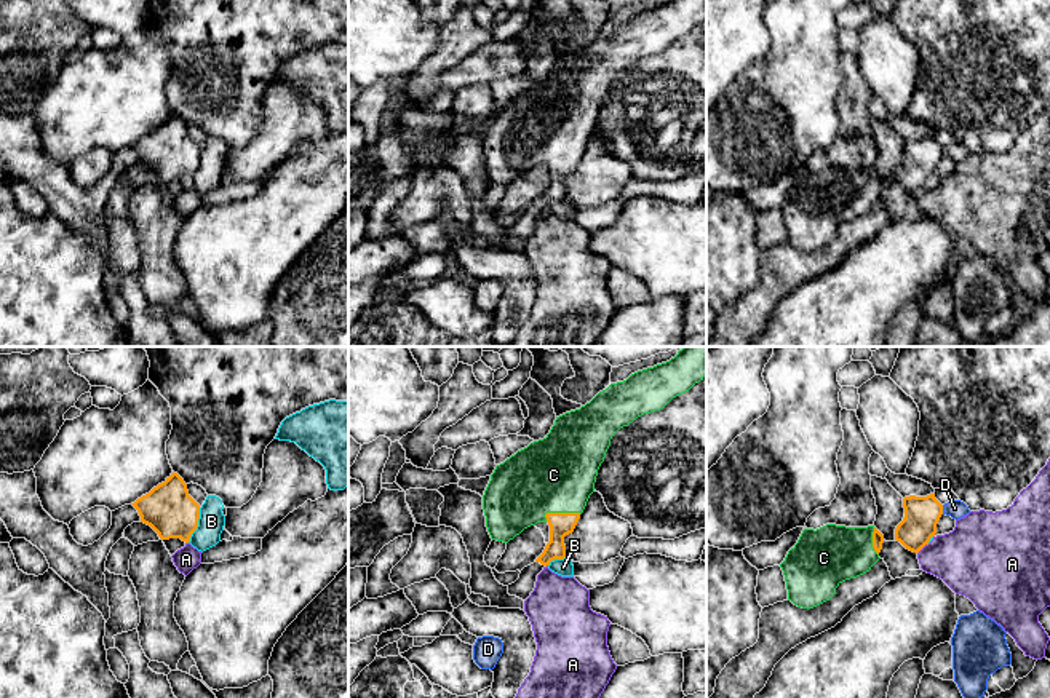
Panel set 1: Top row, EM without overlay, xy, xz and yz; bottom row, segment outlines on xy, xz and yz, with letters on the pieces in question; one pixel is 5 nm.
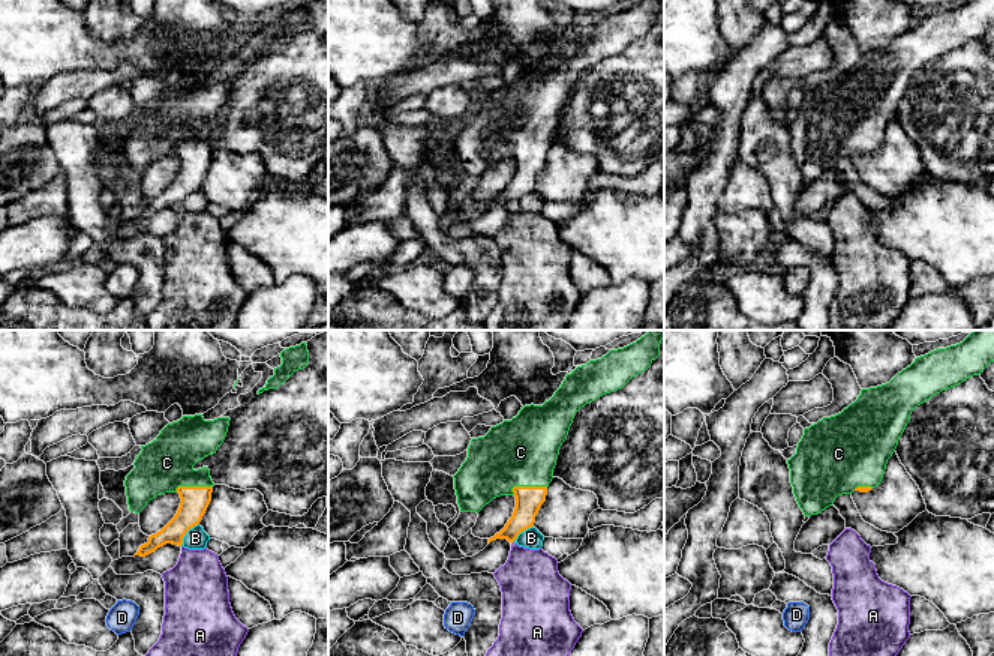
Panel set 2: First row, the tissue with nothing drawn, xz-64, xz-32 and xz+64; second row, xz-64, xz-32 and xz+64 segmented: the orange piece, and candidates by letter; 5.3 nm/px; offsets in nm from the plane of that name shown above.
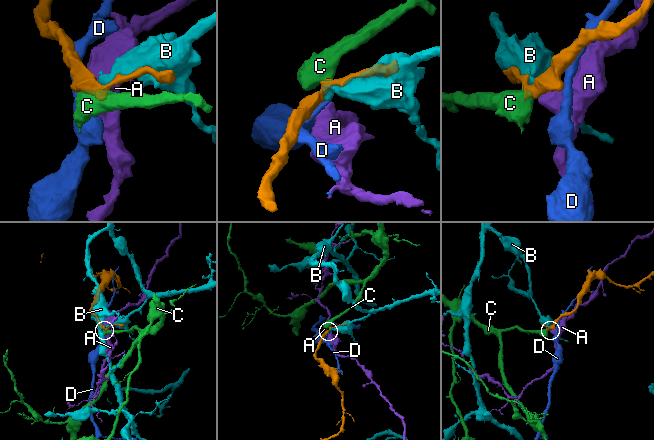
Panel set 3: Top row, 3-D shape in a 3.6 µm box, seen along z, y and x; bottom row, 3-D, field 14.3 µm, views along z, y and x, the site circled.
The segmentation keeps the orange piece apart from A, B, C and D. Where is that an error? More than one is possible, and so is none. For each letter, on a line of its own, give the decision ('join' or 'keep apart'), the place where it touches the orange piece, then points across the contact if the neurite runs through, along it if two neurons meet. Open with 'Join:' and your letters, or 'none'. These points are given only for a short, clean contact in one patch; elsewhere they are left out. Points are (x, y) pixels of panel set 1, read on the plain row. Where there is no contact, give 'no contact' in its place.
Join: C
A: keep apart; meets orange in yz at (922, 189); border along yz (929, 186), (918, 195)
B: keep apart; meets orange in xy at (197, 168)
C: join; meets orange in xz at (561, 155)
D: keep apart; meets orange in yz at (942, 152)

